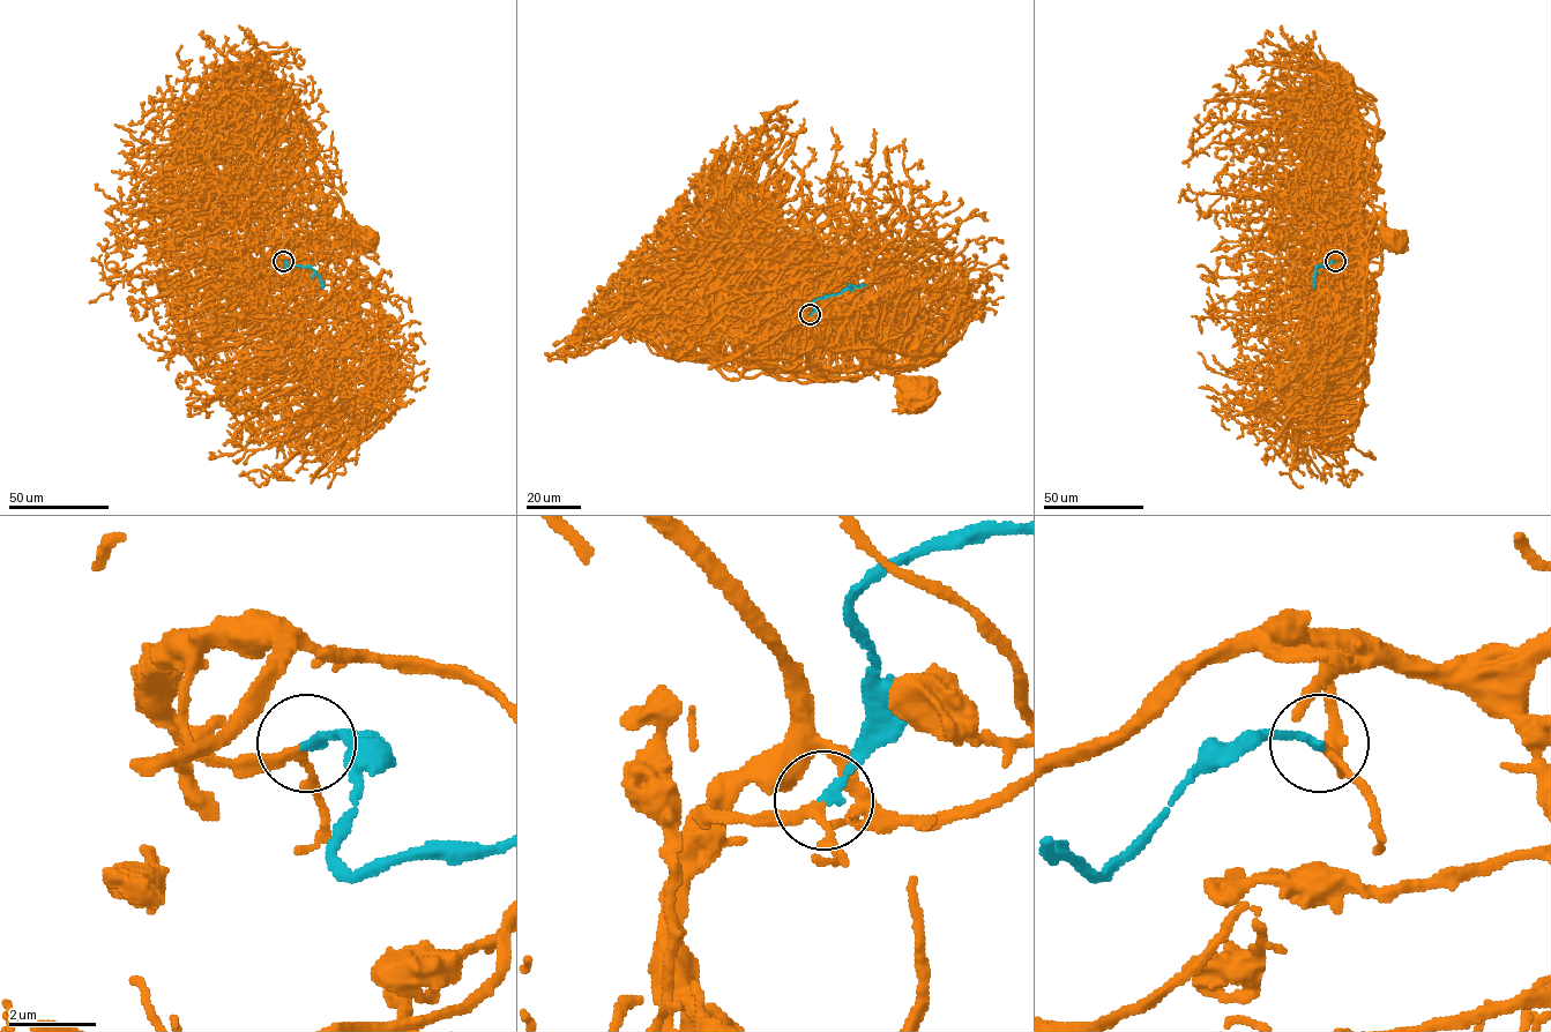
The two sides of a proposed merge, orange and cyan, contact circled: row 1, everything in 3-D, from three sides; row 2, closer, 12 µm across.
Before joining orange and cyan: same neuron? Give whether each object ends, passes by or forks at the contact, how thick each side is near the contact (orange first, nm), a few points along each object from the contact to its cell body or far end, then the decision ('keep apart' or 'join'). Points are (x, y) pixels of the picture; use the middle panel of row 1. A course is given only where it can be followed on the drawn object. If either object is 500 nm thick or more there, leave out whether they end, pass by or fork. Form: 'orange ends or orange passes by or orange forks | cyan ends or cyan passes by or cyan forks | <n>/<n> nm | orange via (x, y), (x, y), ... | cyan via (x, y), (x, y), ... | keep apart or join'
orange passes by | cyan ends | 160/200 nm | orange via (810, 315), (802, 318), (803, 335), (814, 345), (850, 344), (875, 367), (887, 366), (915, 393), (917, 389) | cyan via (811, 314), (814, 300), (863, 285) | join

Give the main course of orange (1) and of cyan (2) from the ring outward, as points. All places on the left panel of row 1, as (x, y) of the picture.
1: (283, 262), (277, 258), (284, 269), (313, 255), (323, 231), (337, 229), (343, 215), (362, 239)
2: (284, 261), (286, 267), (310, 267), (319, 276), (322, 289)

